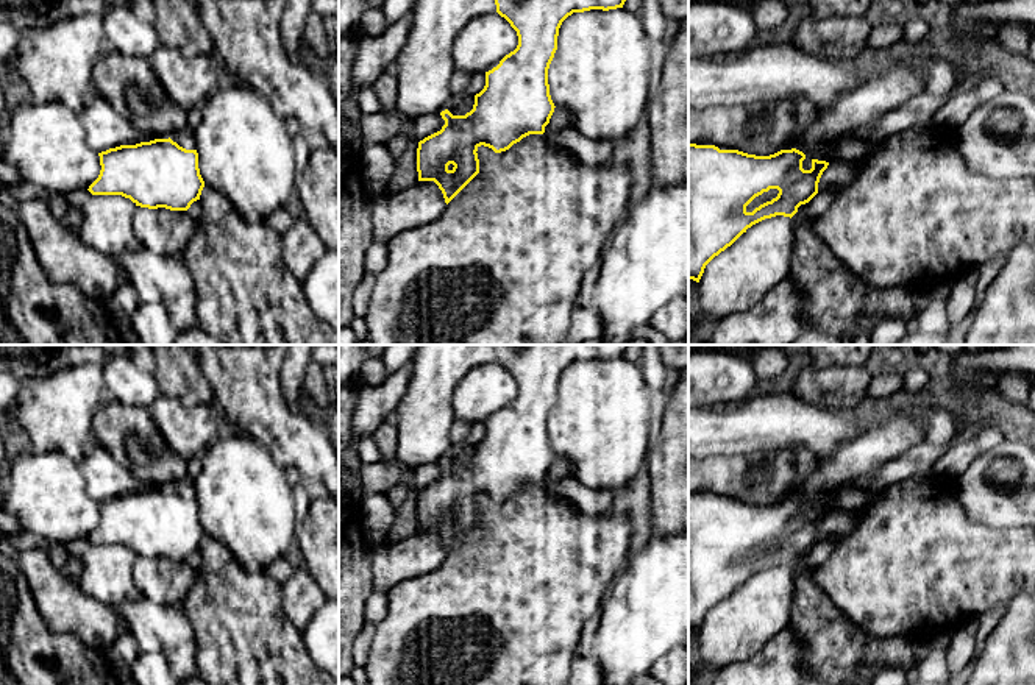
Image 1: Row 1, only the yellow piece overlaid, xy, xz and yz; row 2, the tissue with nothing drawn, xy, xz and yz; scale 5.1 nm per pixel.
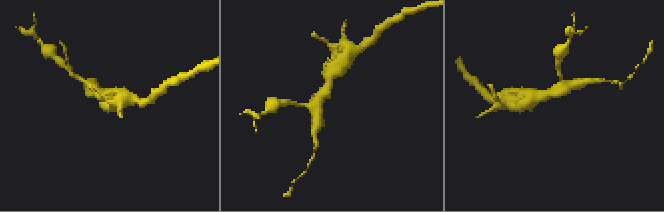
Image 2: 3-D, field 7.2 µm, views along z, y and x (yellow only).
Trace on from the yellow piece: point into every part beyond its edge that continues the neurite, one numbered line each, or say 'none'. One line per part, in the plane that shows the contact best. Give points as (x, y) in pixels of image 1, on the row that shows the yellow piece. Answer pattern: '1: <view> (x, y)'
none

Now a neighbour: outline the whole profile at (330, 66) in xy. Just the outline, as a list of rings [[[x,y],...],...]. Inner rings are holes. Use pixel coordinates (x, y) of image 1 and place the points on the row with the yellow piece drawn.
[[[301,39],[300,58],[304,66],[317,73],[317,69],[322,67],[323,73],[318,75],[329,87],[337,106],[339,106],[339,56],[331,50],[329,56],[322,61],[314,50]]]

